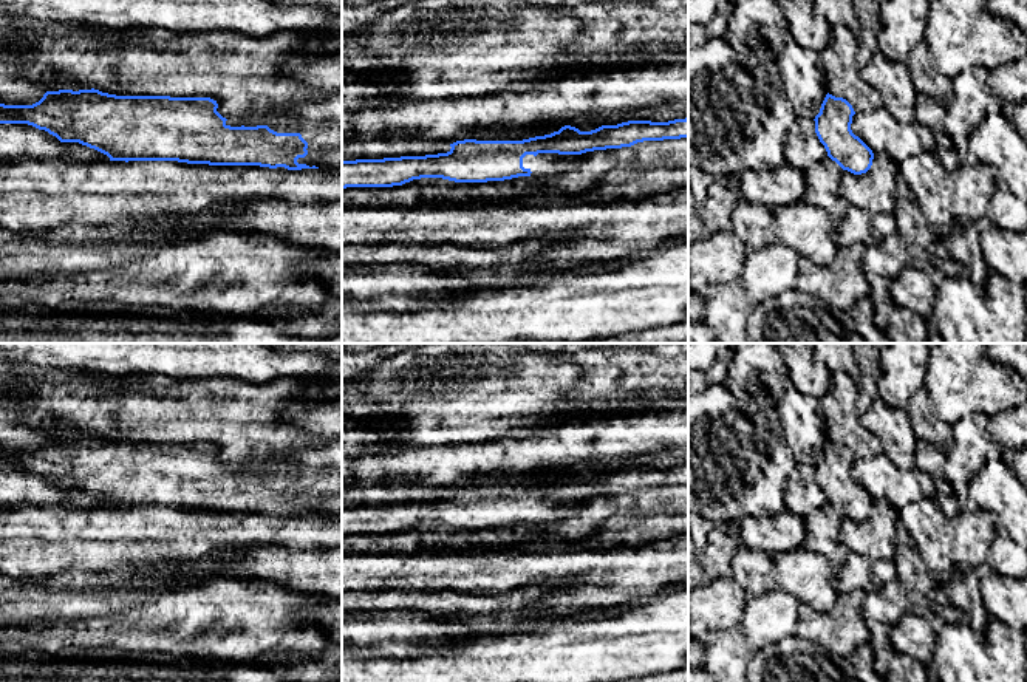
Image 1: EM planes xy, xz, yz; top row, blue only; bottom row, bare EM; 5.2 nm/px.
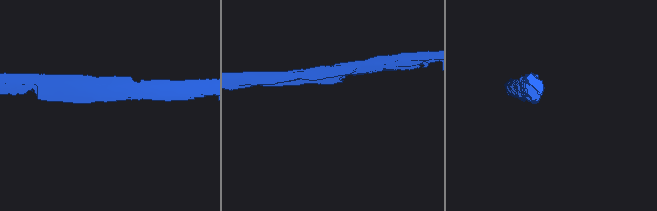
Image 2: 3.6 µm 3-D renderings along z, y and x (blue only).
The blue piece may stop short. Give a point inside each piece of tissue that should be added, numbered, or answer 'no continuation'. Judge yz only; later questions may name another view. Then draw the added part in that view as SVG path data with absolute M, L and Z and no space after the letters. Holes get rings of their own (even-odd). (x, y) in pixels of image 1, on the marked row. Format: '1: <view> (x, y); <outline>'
no continuation

